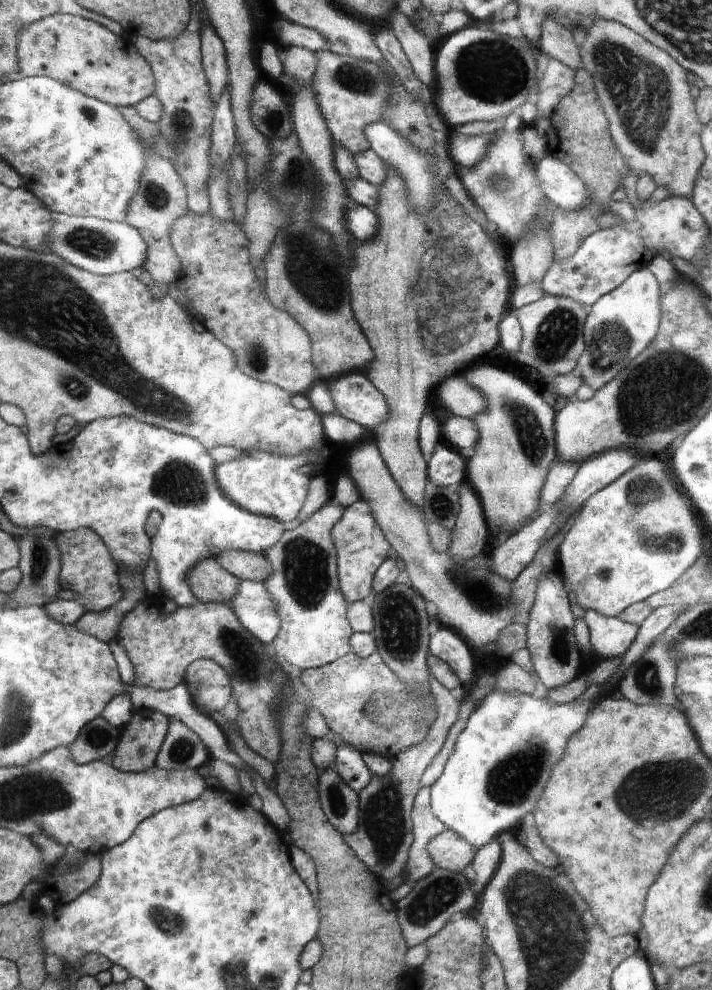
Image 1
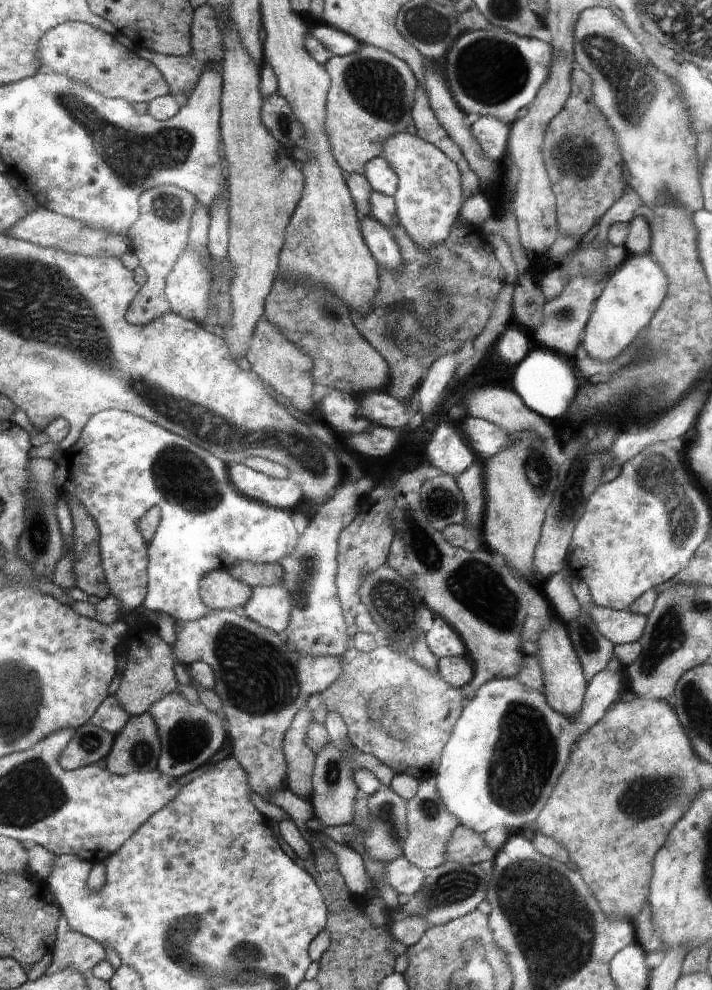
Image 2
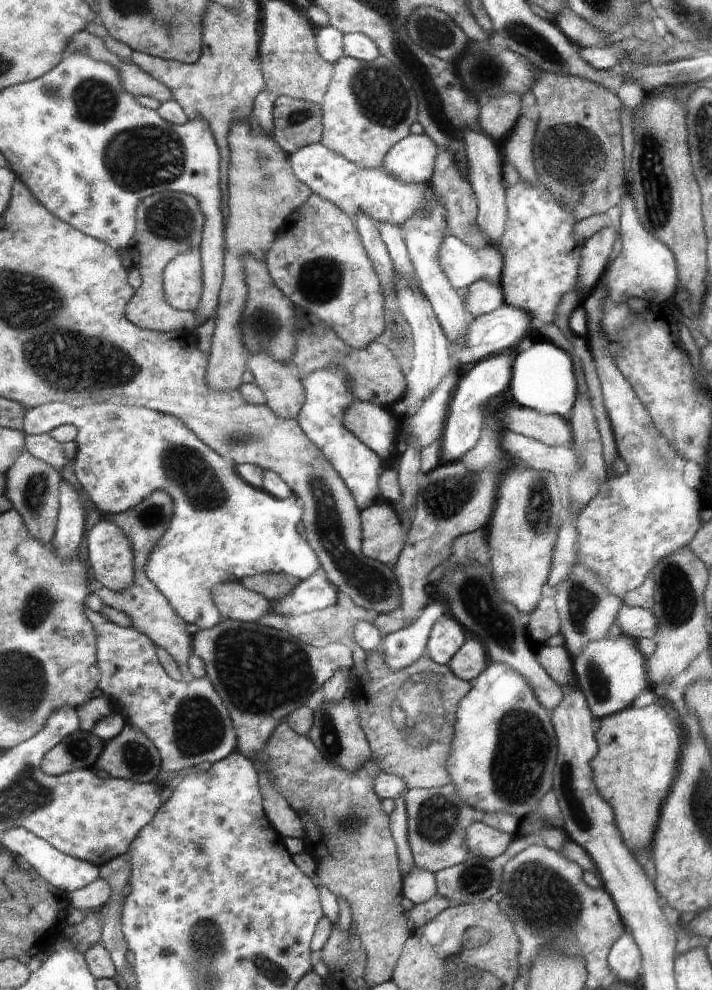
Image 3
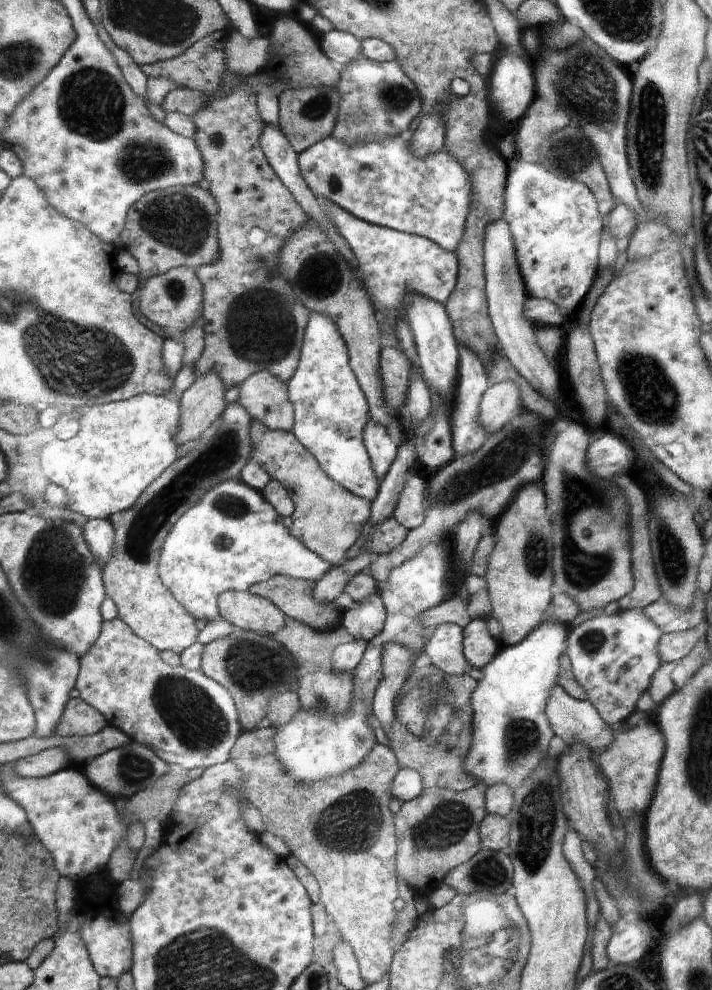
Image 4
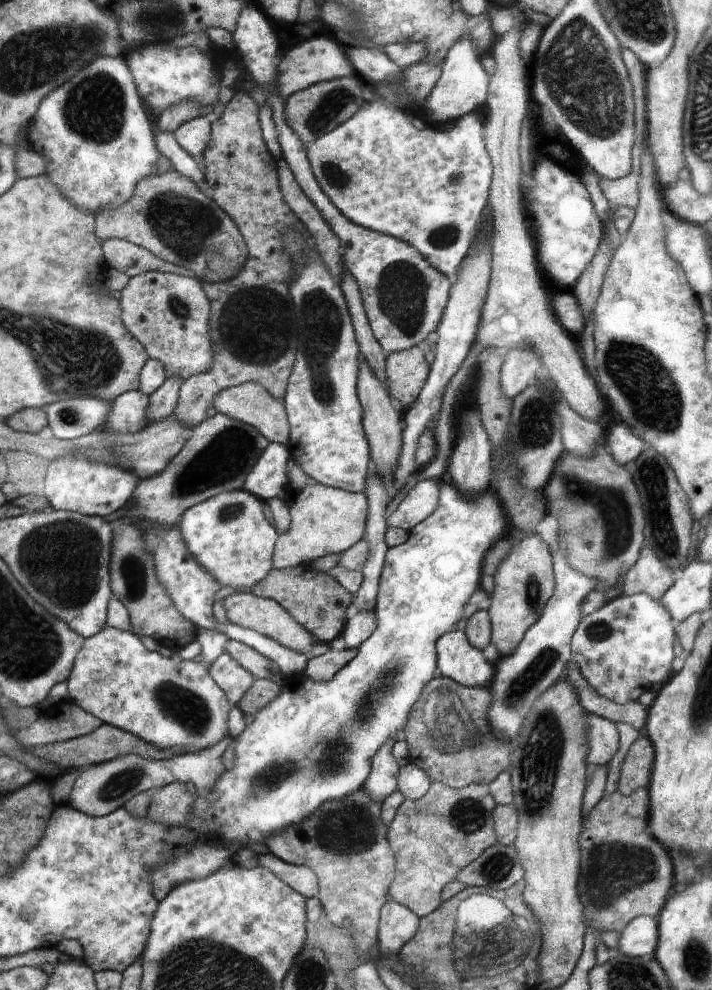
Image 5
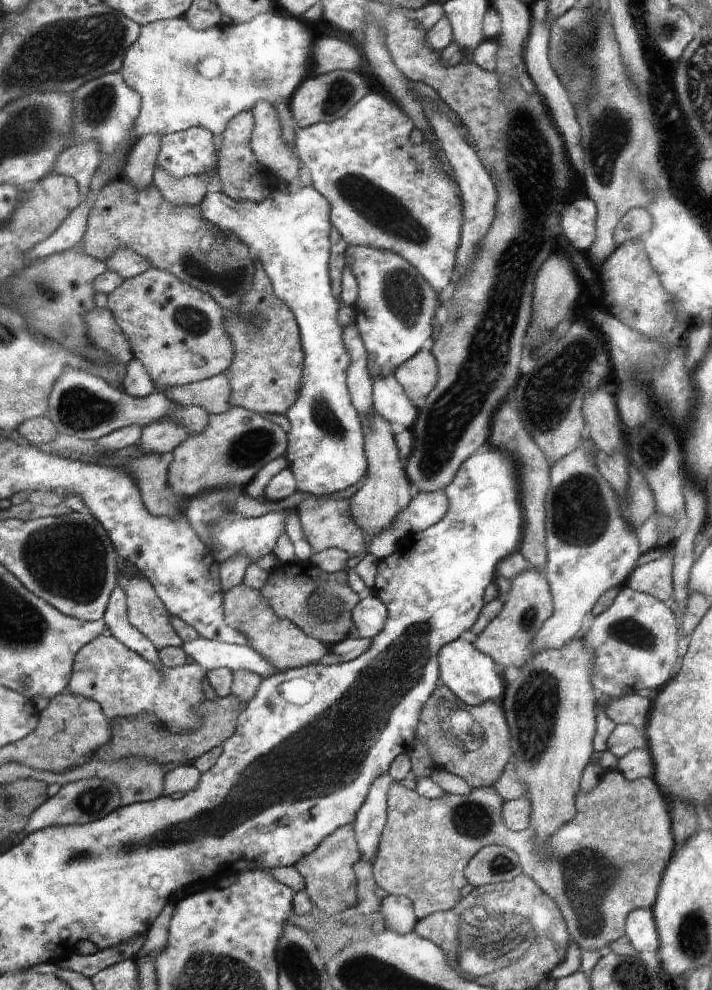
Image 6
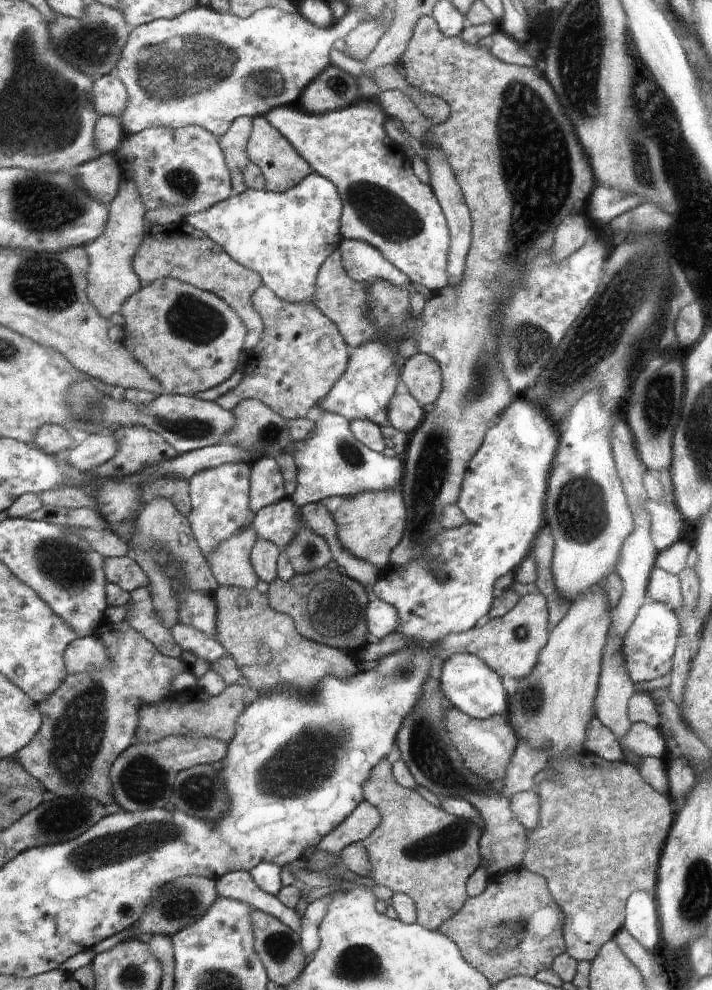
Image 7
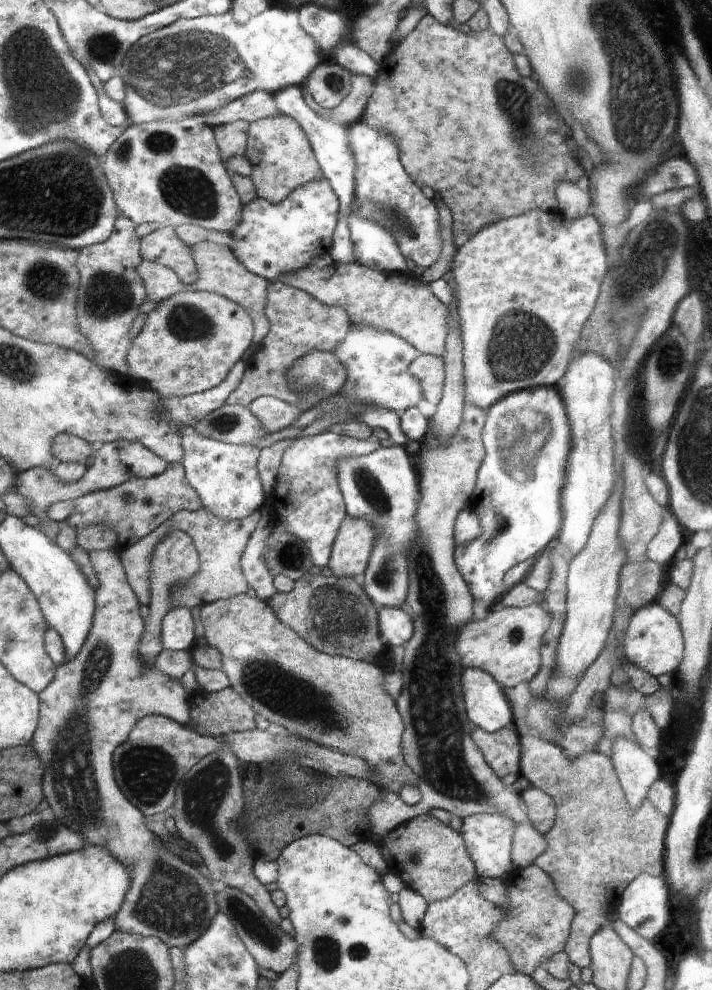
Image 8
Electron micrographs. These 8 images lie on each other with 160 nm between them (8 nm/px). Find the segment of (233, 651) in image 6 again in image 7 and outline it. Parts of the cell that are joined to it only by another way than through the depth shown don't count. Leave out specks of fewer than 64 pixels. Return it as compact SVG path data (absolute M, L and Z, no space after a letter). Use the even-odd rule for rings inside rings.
M178 622L171 628L170 634L173 634L174 642L180 644L182 651L192 652L208 663L218 662L229 656L228 650L220 642L216 642L214 637L204 635L198 628L194 628L190 624Z

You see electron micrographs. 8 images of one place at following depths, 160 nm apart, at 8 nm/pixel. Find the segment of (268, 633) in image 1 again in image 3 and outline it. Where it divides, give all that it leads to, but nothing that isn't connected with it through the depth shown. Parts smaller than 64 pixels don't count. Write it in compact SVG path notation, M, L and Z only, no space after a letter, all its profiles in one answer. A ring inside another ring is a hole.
M319 568L312 577L297 582L288 598L276 600L272 611L282 616L299 616L336 604L339 591L327 581L324 570Z

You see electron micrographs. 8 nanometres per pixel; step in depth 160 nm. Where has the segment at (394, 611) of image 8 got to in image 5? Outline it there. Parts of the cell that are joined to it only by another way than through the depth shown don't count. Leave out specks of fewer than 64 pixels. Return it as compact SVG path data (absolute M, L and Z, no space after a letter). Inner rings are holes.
M352 604L348 611L348 624L345 625L342 638L346 649L356 649L372 636L376 630L377 622L375 611L360 611Z

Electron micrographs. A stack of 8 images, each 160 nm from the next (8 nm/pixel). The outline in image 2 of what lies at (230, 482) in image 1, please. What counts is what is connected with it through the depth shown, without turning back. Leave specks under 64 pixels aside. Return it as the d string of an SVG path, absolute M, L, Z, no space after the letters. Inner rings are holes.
M242 463L228 465L234 488L249 499L282 510L294 510L302 504L302 489L294 479L277 479Z

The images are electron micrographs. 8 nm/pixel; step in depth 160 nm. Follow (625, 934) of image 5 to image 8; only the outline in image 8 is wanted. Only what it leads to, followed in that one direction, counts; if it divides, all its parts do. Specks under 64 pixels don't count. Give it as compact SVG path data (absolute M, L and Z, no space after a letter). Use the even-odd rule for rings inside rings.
M642 874L634 886L621 894L621 900L617 904L618 918L622 919L632 930L635 930L641 937L654 941L654 936L660 934L668 922L670 922L670 908L668 908L668 888L664 882L664 876L660 878Z

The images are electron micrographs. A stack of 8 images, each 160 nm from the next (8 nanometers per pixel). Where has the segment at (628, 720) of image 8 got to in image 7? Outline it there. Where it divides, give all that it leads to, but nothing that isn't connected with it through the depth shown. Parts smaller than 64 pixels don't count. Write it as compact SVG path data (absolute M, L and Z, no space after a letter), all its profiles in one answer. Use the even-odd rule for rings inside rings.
M592 718L588 730L586 730L586 742L584 748L608 762L620 762L624 755L615 735L596 718Z

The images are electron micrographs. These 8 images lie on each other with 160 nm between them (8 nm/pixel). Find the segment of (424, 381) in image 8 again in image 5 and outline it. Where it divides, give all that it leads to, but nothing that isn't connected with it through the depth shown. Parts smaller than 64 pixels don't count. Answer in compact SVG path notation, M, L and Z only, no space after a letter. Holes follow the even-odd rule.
M412 347L403 351L390 353L385 358L385 379L389 394L398 398L403 408L411 407L416 396L421 394L428 376L428 364L420 348Z

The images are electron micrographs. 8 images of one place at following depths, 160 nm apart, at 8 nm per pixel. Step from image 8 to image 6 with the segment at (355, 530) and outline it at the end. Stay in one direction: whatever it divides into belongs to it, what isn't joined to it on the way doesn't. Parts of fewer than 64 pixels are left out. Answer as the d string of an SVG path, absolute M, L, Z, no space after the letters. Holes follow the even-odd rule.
M375 409L371 419L369 420L369 425L364 426L365 433L365 455L368 459L368 473L365 474L365 483L362 488L358 489L351 498L351 515L362 528L363 532L369 532L373 535L373 538L386 527L393 525L395 518L398 513L401 513L408 505L409 502L413 500L408 492L408 479L406 474L404 474L404 468L402 468L402 456L399 454L399 448L397 442L395 441L395 430L392 427L391 422L388 419L382 418Z

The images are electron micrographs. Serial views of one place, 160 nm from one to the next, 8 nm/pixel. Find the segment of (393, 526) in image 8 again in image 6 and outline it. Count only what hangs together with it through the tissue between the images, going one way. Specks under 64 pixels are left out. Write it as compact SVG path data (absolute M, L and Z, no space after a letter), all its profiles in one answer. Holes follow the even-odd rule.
M313 186L298 192L275 190L267 199L255 203L250 199L233 199L218 192L207 192L198 204L209 226L226 229L237 234L248 246L250 258L260 261L273 282L278 298L290 307L301 331L301 343L305 351L304 378L301 380L300 398L286 412L291 428L287 432L289 446L286 449L288 468L294 473L297 490L315 495L328 495L354 486L368 471L365 455L365 433L358 410L348 389L347 369L351 356L343 341L344 328L339 321L341 306L334 296L329 274L329 257L332 253L330 234L334 228L329 199Z

